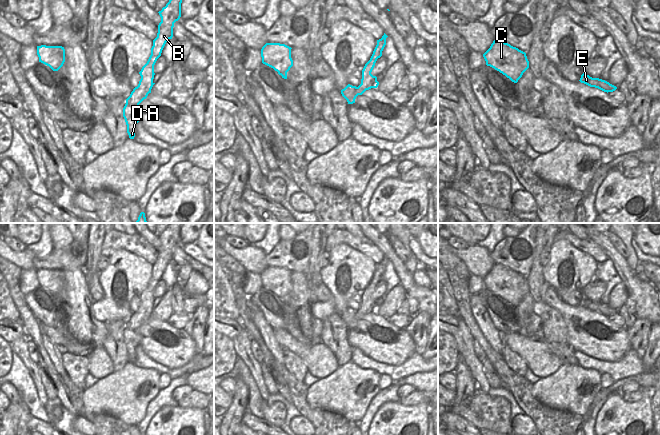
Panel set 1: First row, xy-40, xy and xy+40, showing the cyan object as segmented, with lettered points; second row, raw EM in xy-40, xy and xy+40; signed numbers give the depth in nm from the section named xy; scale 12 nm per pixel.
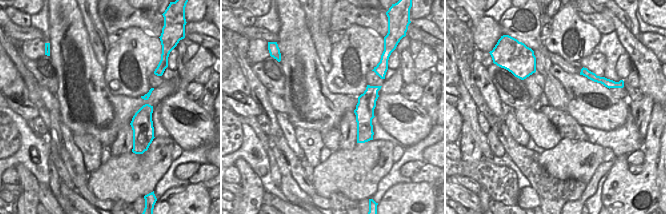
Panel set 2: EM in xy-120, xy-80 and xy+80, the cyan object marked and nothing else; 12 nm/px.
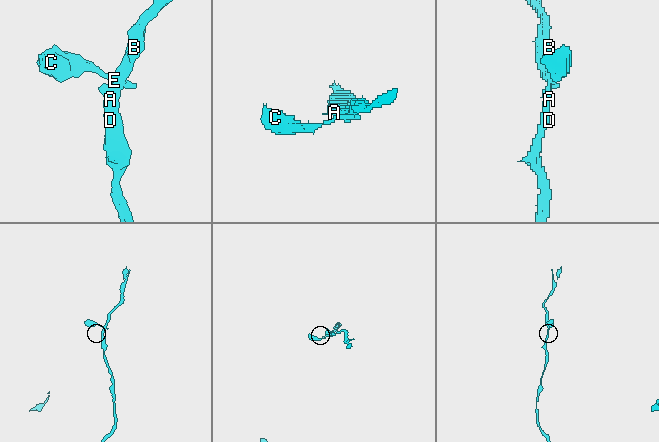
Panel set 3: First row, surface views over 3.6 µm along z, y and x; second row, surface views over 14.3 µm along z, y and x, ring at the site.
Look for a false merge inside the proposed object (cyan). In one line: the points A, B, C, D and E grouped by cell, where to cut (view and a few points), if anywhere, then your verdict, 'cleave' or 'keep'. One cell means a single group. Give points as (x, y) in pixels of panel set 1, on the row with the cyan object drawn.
groups A B D / C E; cut xy (376, 80), (372, 87); cleave

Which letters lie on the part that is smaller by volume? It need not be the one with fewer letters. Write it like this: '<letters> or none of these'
C, E.

